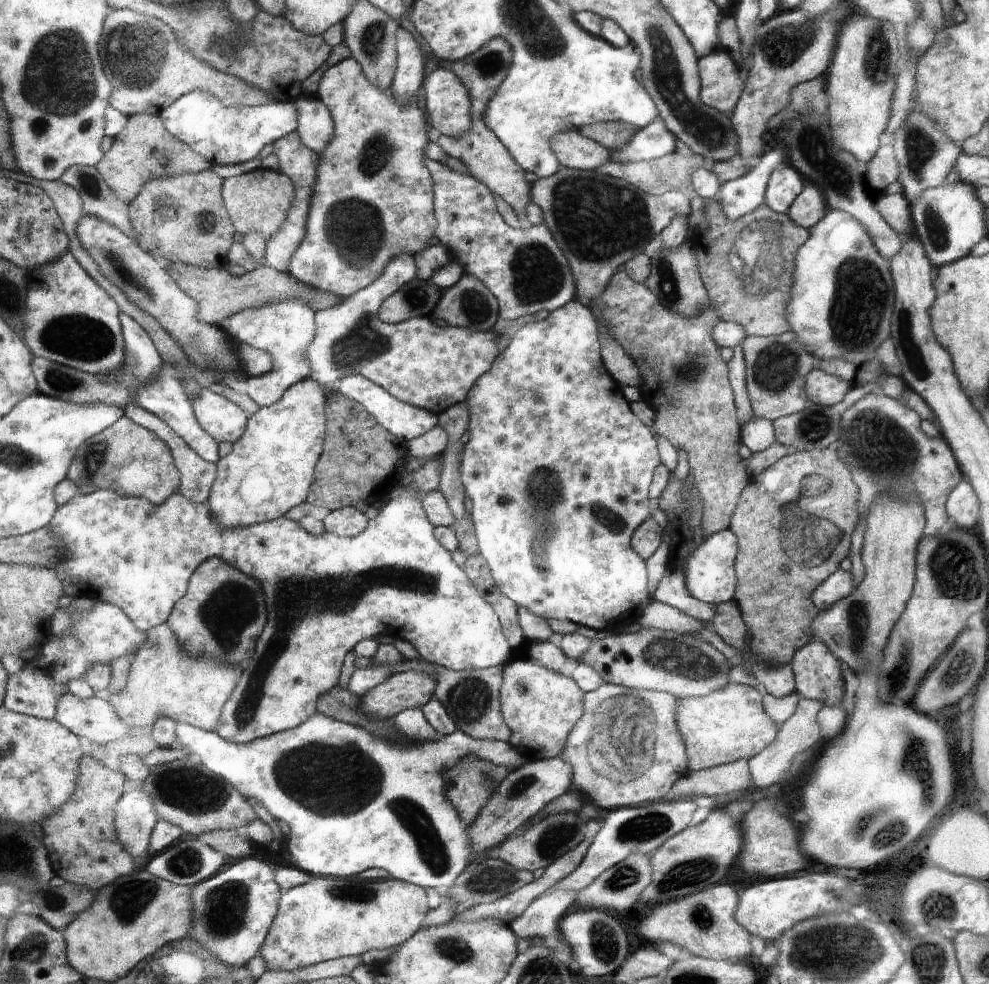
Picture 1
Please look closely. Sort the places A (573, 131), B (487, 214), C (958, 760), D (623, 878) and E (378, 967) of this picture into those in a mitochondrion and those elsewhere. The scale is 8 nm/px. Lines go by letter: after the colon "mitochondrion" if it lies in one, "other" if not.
A: other
B: other
C: other
D: mitochondrion
E: other

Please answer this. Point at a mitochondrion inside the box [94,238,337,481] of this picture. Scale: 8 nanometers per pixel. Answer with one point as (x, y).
(128, 277)

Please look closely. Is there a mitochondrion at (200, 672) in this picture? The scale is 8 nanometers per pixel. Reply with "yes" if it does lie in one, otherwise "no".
yes

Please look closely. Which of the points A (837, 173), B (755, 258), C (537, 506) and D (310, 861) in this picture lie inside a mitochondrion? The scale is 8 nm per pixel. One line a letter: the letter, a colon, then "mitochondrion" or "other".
A: mitochondrion
B: mitochondrion
C: mitochondrion
D: other

